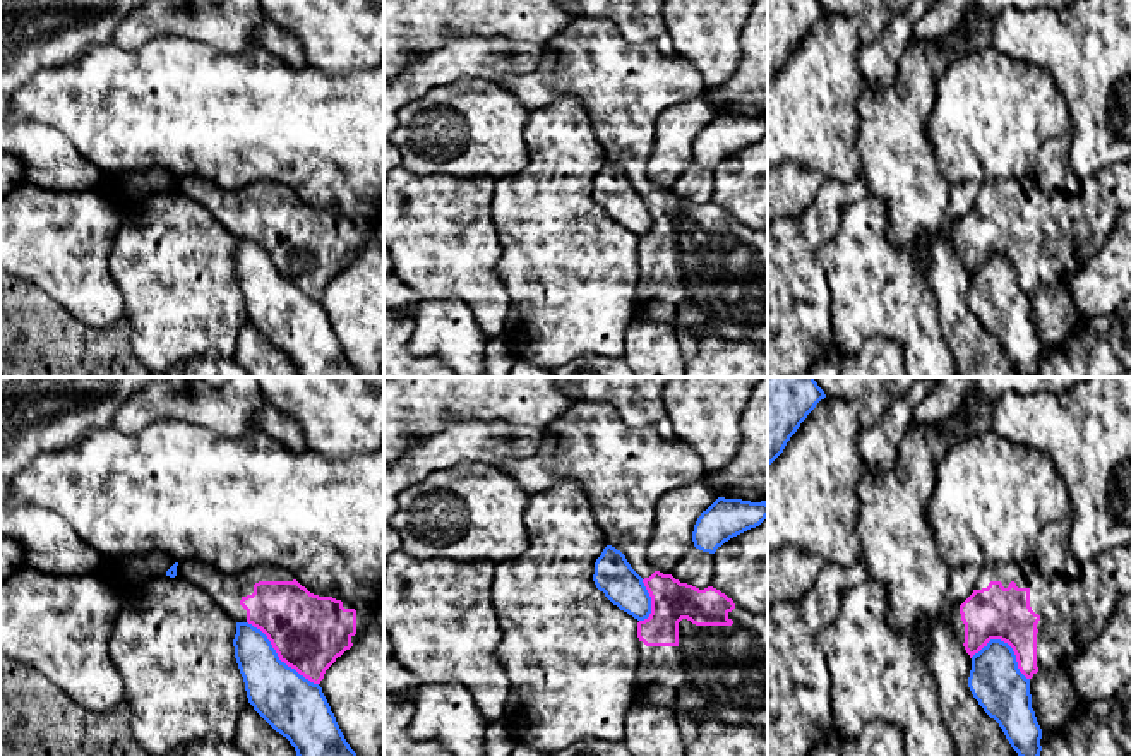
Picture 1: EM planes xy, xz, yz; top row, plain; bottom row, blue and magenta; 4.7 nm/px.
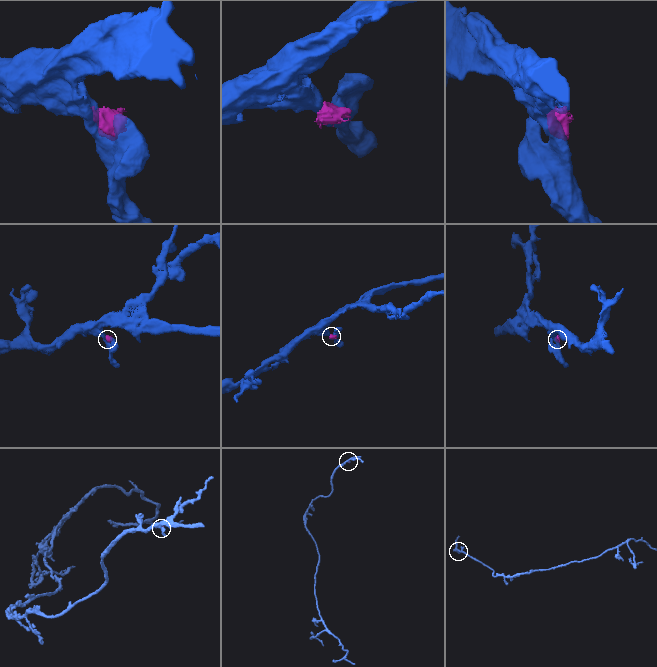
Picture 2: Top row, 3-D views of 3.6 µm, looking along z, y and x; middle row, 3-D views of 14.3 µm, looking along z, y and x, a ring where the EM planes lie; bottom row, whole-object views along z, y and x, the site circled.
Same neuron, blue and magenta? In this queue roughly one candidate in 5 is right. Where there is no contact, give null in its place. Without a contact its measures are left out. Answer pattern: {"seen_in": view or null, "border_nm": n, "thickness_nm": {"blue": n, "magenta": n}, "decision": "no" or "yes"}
{"seen_in": "xy", "border_nm": 440, "thickness_nm": {"blue": 280, "magenta": 360}, "decision": "no"}

